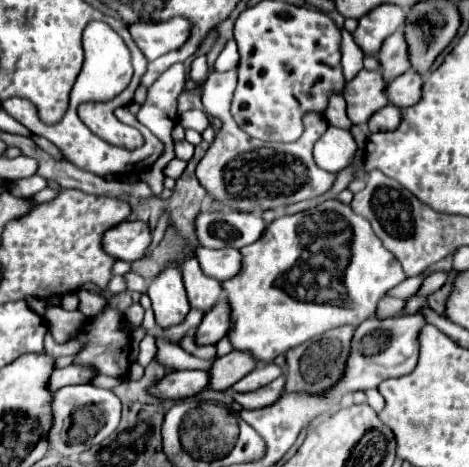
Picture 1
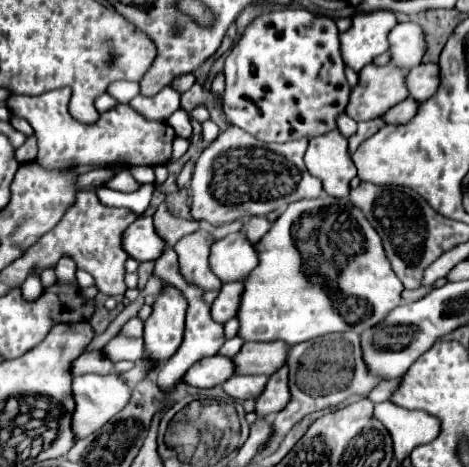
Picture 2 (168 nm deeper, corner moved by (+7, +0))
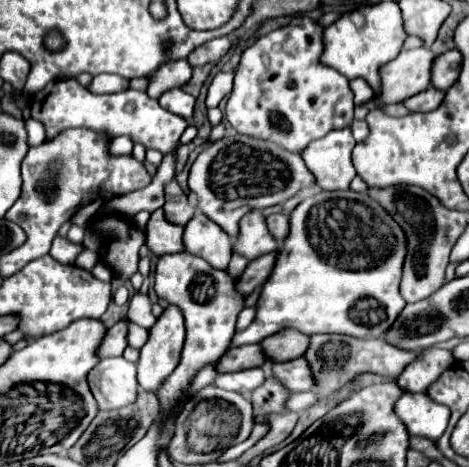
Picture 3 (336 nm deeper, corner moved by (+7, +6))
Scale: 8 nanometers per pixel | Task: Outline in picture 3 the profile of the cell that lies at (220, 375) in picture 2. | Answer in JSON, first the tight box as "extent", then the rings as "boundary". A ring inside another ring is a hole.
{"extent":[219,344,267,372],"boundary":[[[251,344],[251,346],[239,346],[231,348],[223,354],[219,360],[219,370],[221,372],[239,372],[247,368],[257,368],[267,364],[267,356],[261,348],[261,344]]]}

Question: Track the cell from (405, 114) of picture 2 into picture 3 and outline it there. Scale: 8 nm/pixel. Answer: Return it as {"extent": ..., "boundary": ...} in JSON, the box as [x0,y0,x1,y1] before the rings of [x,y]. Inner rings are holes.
{"extent":[403,86,445,112],"boundary":[[[429,86],[427,90],[423,90],[423,92],[407,98],[403,104],[409,110],[413,110],[413,112],[431,112],[431,110],[439,108],[439,104],[443,102],[443,98],[445,98],[445,92]]]}

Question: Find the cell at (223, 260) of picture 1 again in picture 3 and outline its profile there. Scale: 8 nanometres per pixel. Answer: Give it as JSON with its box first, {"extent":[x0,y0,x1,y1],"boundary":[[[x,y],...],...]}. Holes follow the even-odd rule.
{"extent":[233,210,279,260],"boundary":[[[249,210],[241,218],[241,236],[233,242],[233,252],[241,252],[249,260],[269,254],[279,248],[279,242],[269,236],[269,228],[261,210]]]}

